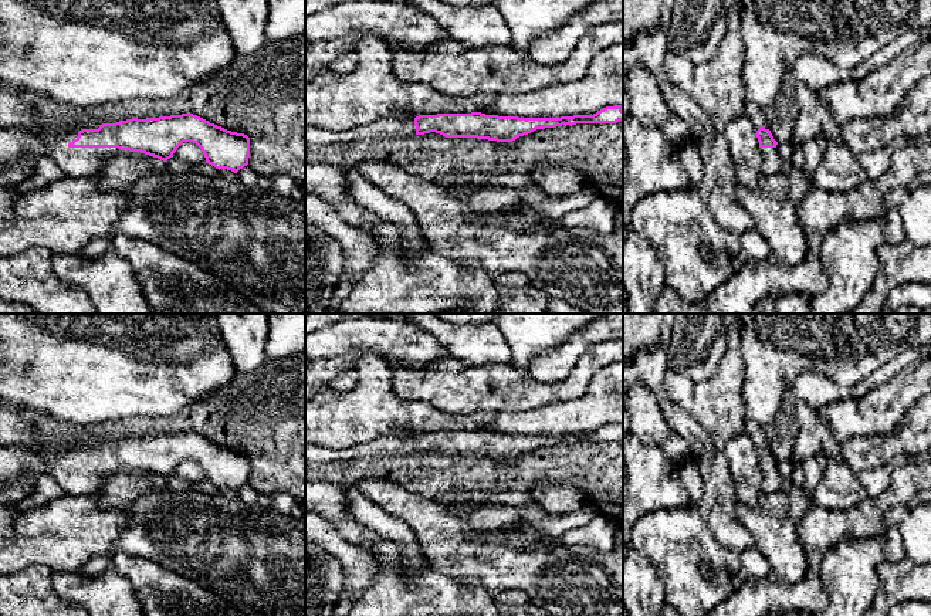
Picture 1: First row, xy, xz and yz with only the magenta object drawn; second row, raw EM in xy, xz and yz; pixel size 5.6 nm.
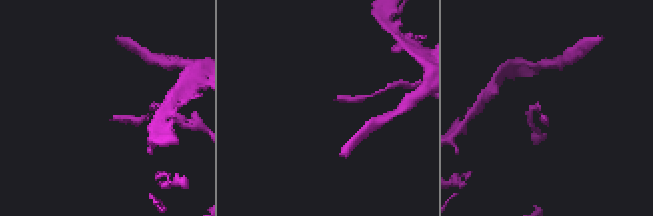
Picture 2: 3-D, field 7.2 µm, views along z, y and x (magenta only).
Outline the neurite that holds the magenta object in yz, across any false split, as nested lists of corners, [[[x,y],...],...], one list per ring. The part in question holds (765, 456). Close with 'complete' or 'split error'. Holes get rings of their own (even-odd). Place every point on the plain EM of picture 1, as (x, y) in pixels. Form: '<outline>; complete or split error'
[[[747,419],[744,433],[752,440],[759,460],[762,473],[761,494],[772,494],[779,491],[783,481],[776,467],[778,460],[773,457],[764,427],[755,420]]]; split error

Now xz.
[[[622,423],[606,424],[593,433],[573,433],[561,436],[518,436],[471,431],[419,433],[416,436],[383,436],[355,444],[345,450],[328,450],[318,444],[305,444],[307,461],[346,461],[376,454],[412,456],[430,450],[446,456],[477,456],[497,460],[512,460],[536,447],[556,446],[576,441],[616,441],[623,439]]]; split error

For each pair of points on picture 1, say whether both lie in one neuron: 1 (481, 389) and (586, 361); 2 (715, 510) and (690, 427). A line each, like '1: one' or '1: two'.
1: one
2: one

